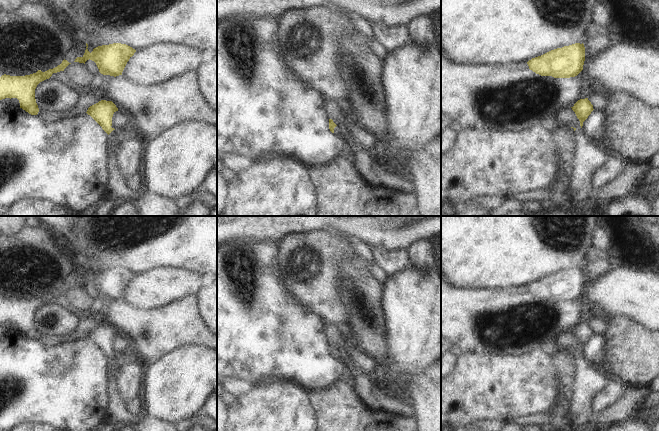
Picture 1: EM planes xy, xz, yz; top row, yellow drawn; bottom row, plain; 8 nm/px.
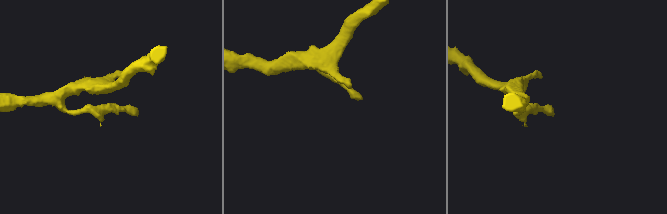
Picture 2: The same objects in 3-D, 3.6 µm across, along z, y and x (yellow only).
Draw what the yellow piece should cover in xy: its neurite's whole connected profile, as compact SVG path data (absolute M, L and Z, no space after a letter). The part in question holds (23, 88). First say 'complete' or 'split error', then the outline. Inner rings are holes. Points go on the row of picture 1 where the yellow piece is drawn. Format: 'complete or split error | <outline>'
complete | M64 59L60 65L45 72L38 70L36 73L25 76L2 75L0 77L0 100L17 98L20 108L31 115L37 115L39 112L35 99L37 85L49 79L53 73L64 71L69 64L71 63Z

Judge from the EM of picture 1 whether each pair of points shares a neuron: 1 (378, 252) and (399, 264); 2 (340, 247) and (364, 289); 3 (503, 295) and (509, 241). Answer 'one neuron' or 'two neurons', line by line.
1: one neuron
2: two neurons
3: two neurons

